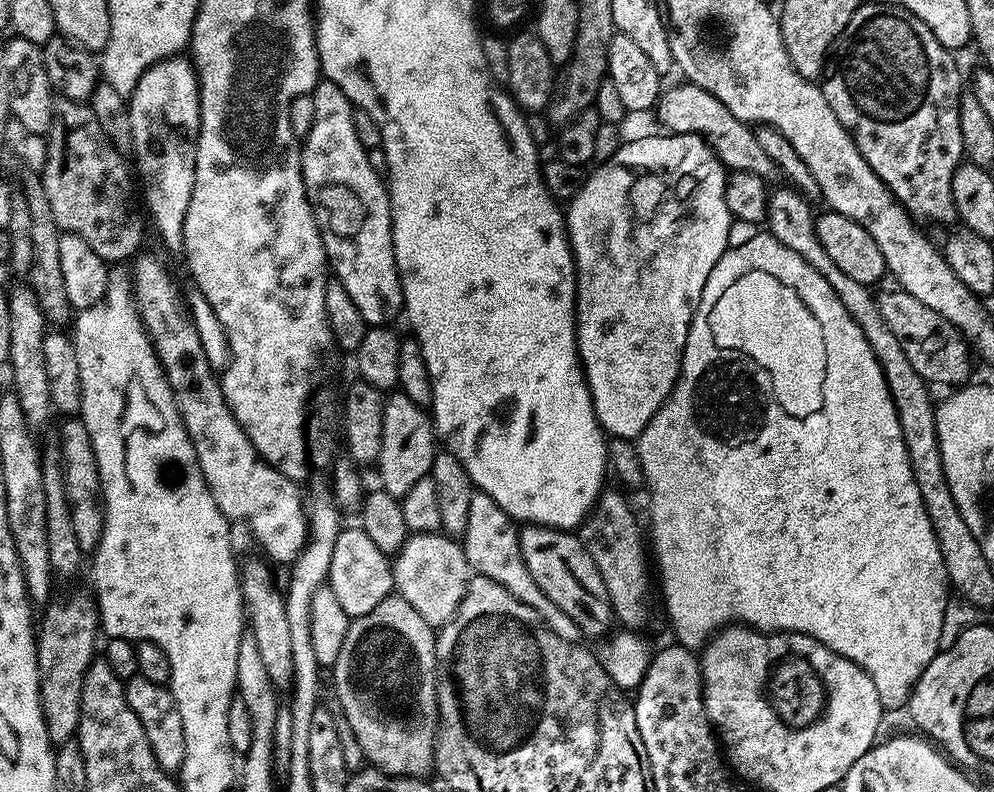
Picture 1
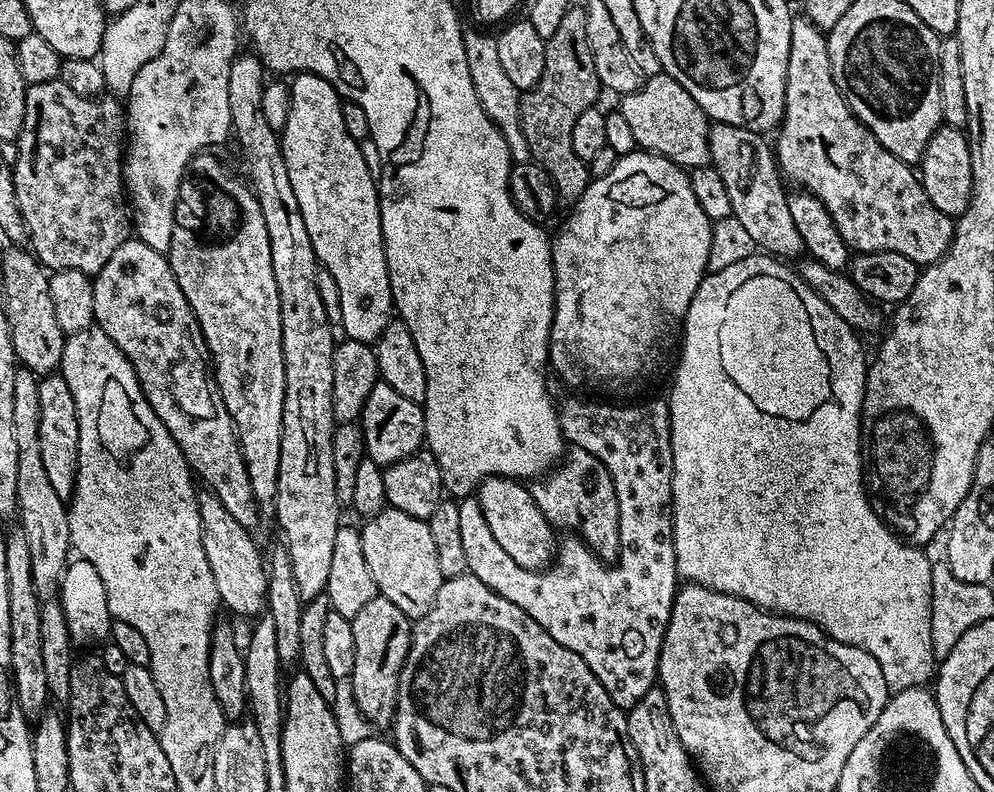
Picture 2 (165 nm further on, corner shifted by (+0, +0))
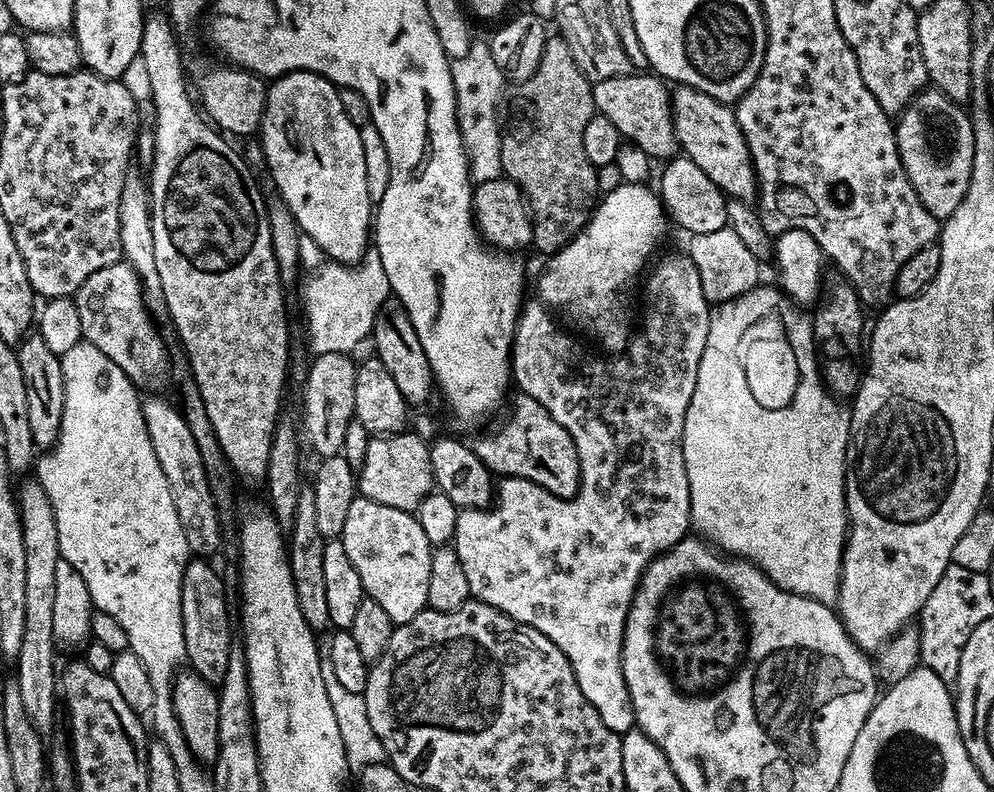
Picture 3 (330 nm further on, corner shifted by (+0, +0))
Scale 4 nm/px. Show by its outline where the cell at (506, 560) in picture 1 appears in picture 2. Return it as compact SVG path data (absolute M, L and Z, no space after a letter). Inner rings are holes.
M588 399L592 400L568 400L564 405L562 403L559 405L560 429L564 431L565 441L574 442L577 448L590 450L590 454L594 454L594 458L601 460L606 466L606 470L610 470L610 478L614 478L614 490L618 494L618 506L620 507L619 560L609 566L592 552L587 550L581 551L580 600L568 600L568 588L564 585L562 577L547 576L549 573L544 570L537 570L535 572L526 570L522 566L518 566L518 562L514 562L514 558L510 558L510 554L506 554L506 550L502 550L502 546L498 546L498 541L494 538L494 534L490 534L490 526L486 526L486 518L480 509L479 500L475 498L464 498L459 501L459 533L462 534L463 553L466 554L466 562L468 563L467 571L471 573L471 575L477 576L482 582L486 582L486 586L490 586L490 590L494 590L494 594L506 598L506 602L514 602L514 606L526 610L526 614L530 614L530 618L534 618L534 622L538 622L538 626L542 626L542 630L546 630L546 634L550 634L550 638L554 638L554 642L566 646L566 650L574 650L574 654L581 656L586 662L586 666L590 666L590 670L598 678L598 682L602 682L602 686L606 686L606 690L614 703L622 709L631 710L642 698L642 694L649 692L657 683L662 642L666 634L666 626L670 622L672 603L675 602L678 591L676 551L674 550L674 542L672 540L672 479L674 478L674 454L672 453L670 414L668 413L668 405L663 399L652 400L649 404L599 404L599 402L596 401L599 399Z

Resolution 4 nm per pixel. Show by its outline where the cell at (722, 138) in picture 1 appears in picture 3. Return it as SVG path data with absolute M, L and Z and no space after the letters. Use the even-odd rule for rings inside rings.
M633 72L618 78L597 80L593 83L592 97L597 113L609 118L627 143L636 144L647 156L660 162L677 155L671 93L661 77L648 72Z

